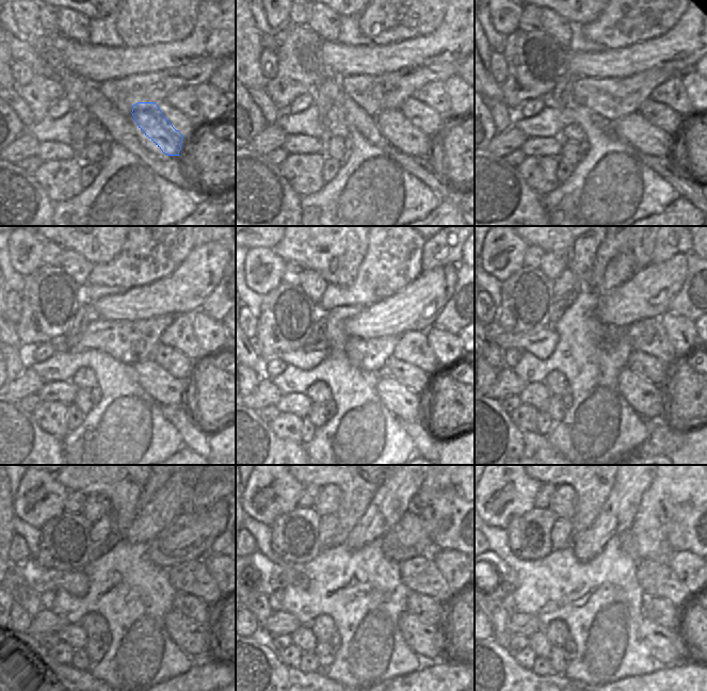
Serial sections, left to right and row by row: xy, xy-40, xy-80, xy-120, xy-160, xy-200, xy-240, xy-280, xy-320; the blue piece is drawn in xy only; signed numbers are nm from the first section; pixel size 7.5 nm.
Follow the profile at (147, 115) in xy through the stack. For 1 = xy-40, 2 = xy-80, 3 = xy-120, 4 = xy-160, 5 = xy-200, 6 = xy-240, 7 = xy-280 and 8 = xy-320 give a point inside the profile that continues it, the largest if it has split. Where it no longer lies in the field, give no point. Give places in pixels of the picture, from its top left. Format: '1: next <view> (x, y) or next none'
1: next xy-40 (395, 127)
2: next xy-80 (647, 139)
3: next xy-120 (175, 381)
4: next xy-160 (415, 379)
5: next xy-200 (648, 368)
6: next xy-240 (190, 606)
7: next xy-280 (429, 610)
8: next xy-320 (661, 610)

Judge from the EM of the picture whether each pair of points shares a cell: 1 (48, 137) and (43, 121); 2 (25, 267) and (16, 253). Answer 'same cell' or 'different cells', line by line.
1: different cells
2: same cell

